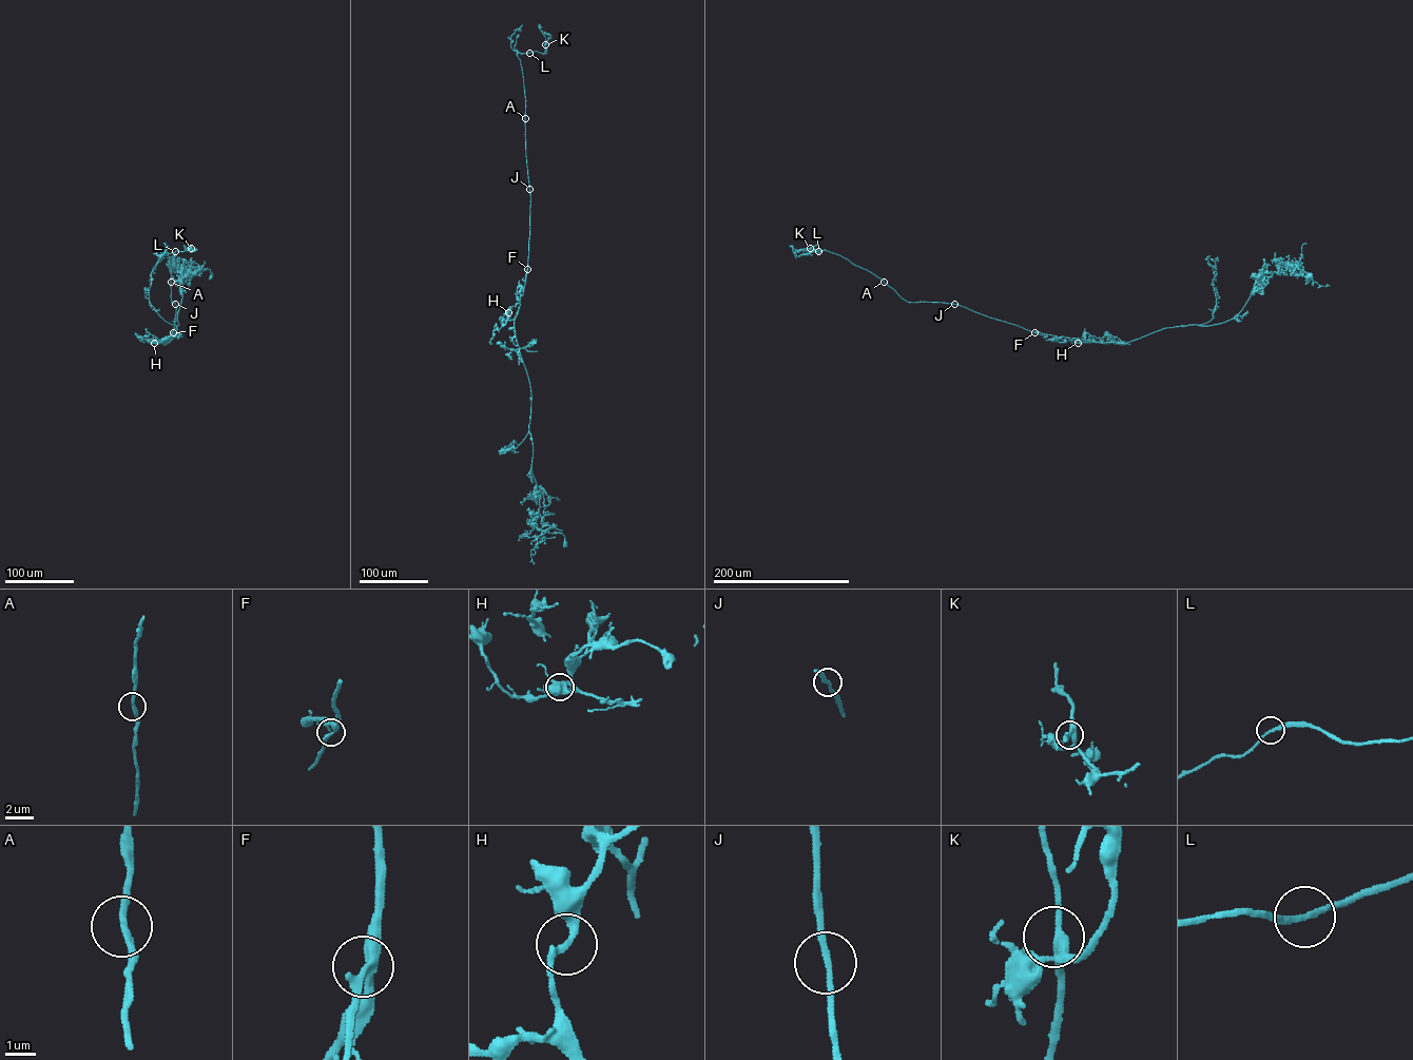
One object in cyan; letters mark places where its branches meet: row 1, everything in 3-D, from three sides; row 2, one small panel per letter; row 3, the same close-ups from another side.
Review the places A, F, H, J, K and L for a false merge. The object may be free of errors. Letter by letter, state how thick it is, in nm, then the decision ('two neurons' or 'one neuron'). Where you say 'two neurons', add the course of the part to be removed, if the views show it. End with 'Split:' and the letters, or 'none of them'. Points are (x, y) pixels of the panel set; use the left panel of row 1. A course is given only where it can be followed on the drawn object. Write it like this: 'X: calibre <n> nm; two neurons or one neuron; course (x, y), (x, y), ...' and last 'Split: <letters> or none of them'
A: calibre 240 nm; one neuron
F: calibre 320 nm; one neuron
H: calibre 240 nm; one neuron
J: calibre 190 nm; one neuron
K: calibre 360 nm; one neuron
L: calibre 190 nm; one neuron
Split: none of them

